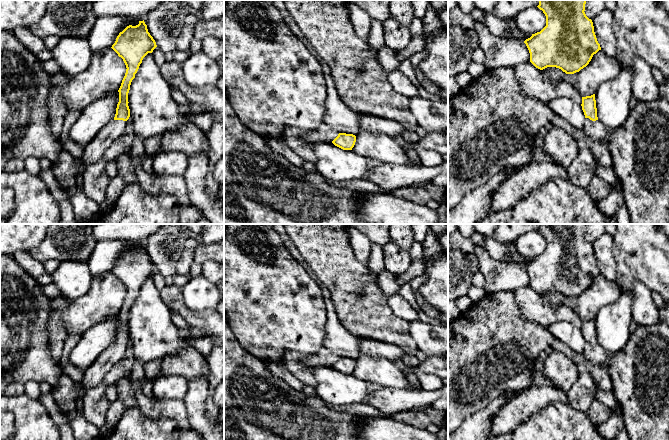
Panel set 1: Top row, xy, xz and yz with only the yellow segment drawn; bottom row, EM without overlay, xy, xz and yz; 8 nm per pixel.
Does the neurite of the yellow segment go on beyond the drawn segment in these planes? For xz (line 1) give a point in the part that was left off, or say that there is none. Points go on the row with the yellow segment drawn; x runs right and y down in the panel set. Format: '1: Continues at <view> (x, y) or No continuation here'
1: No continuation here

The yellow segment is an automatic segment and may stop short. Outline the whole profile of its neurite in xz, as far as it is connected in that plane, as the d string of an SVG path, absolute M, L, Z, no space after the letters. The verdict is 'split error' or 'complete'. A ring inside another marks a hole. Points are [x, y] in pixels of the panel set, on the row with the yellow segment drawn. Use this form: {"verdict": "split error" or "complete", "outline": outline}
{"verdict": "complete", "outline": "M339 133L338 136L332 141L332 143L343 149L352 150L356 142L356 136L353 134Z"}

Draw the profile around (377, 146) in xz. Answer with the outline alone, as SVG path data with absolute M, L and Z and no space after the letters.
M359 131L352 151L383 164L414 165L397 141L382 133Z

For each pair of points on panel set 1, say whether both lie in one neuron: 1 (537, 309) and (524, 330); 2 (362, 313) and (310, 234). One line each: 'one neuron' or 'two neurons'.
1: two neurons
2: one neuron

